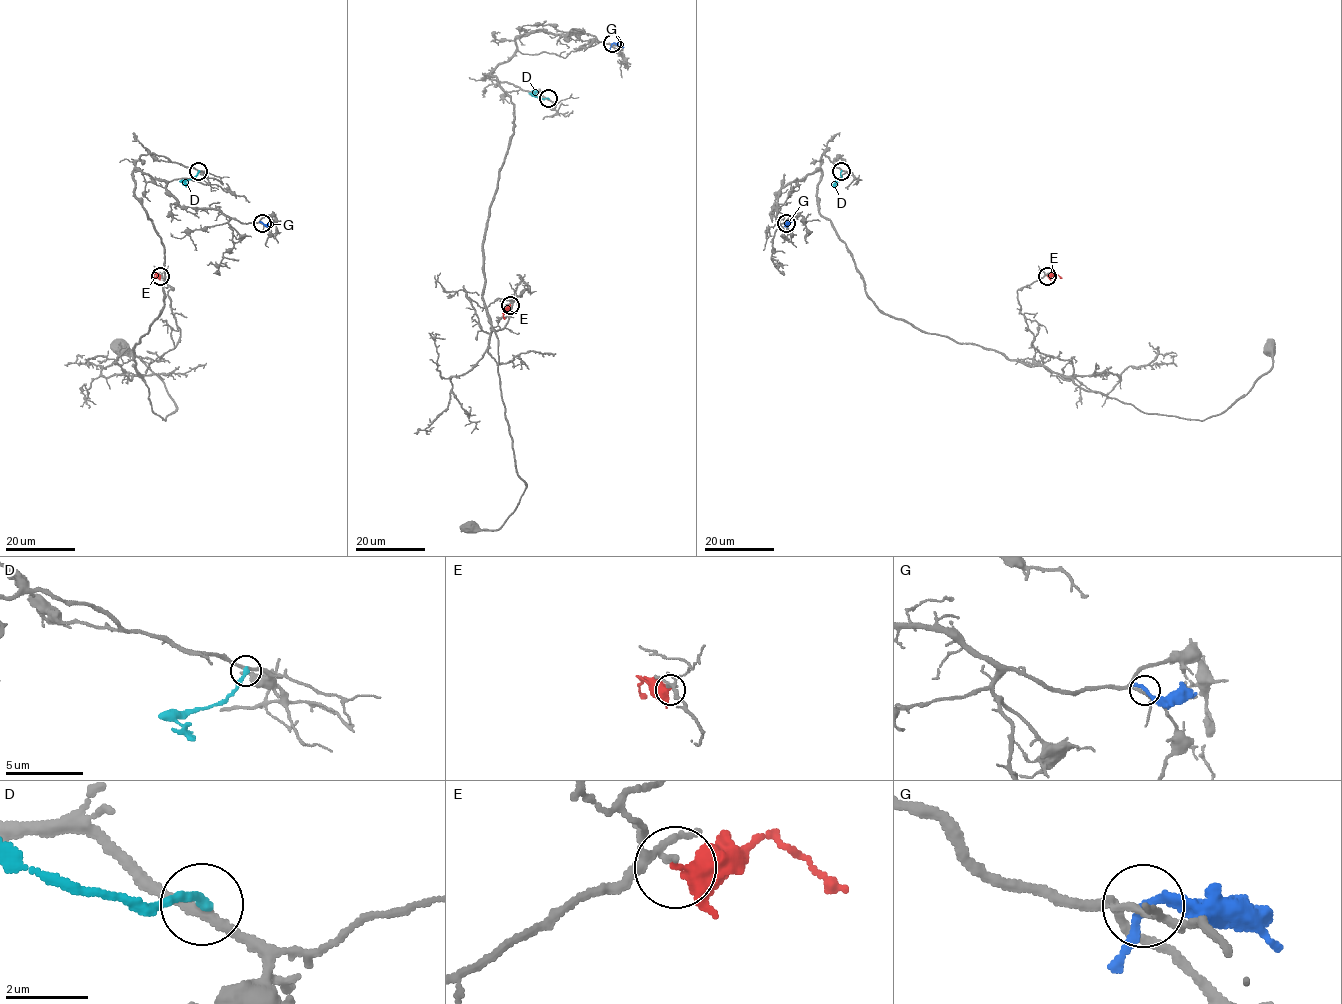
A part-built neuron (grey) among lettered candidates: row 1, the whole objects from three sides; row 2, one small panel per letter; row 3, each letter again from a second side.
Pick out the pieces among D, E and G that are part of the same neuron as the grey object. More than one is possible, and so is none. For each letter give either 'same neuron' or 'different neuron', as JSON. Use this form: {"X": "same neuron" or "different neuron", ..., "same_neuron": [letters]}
{"D": "different neuron", "E": "different neuron", "G": "different neuron", "same_neuron": []}

